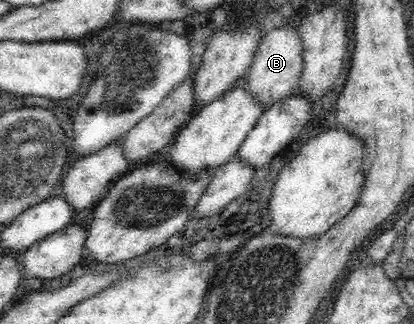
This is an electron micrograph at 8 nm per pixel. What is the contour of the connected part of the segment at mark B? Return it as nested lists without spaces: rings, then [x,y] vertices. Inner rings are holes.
[[[286,24],[273,28],[265,34],[245,74],[247,91],[251,92],[254,100],[258,100],[260,104],[272,105],[298,90],[303,70],[302,50],[302,38],[297,26]]]

